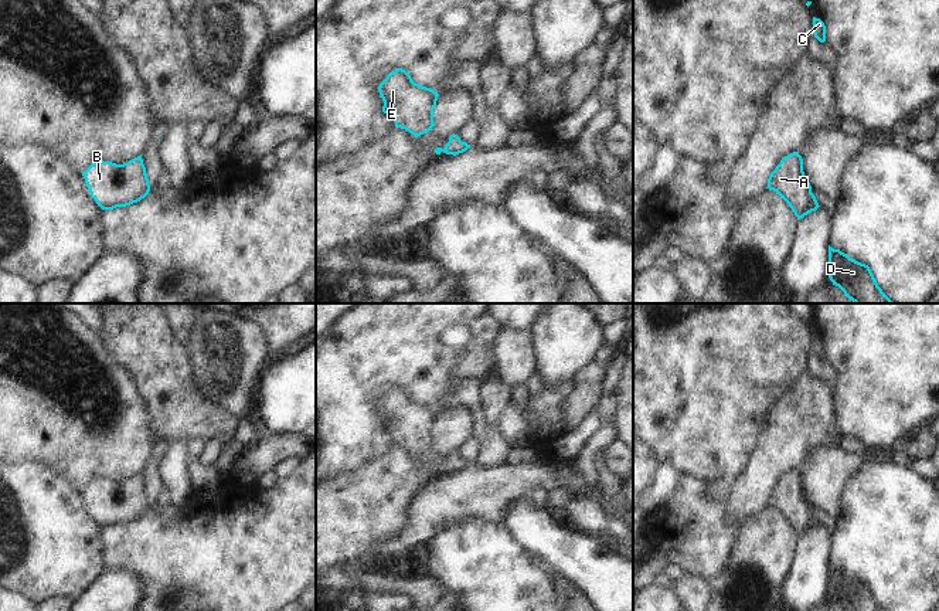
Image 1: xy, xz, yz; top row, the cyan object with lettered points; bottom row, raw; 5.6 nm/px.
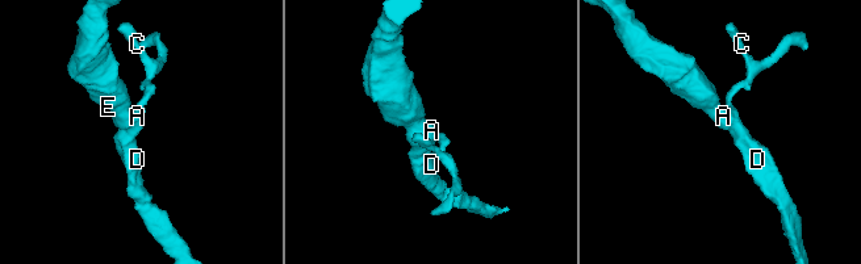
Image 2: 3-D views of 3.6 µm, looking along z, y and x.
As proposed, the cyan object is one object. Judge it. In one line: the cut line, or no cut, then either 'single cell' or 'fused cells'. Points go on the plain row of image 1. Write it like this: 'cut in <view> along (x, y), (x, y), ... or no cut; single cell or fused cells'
no cut; single cell

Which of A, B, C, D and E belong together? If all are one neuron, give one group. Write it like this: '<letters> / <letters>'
A B C D E

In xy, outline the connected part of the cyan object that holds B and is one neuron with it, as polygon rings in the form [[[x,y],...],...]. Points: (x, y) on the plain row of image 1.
[[[142,472],[123,482],[96,478],[82,493],[91,515],[102,527],[130,523],[150,509]]]

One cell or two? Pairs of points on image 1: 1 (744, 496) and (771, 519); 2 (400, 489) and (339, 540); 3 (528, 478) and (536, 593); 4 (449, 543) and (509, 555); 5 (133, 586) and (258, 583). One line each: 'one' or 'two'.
1: two
2: one
3: two
4: one
5: two

